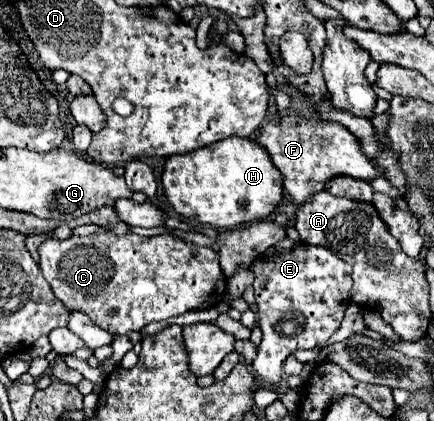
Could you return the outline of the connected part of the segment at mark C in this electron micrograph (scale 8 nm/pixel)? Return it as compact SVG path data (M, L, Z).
M100 234L100 236L70 236L66 240L48 238L38 246L40 270L50 284L54 296L68 308L84 312L94 324L110 334L128 334L150 322L168 320L188 310L204 310L222 302L226 292L226 276L220 270L218 254L206 246L192 246L172 234L144 238L138 234Z

